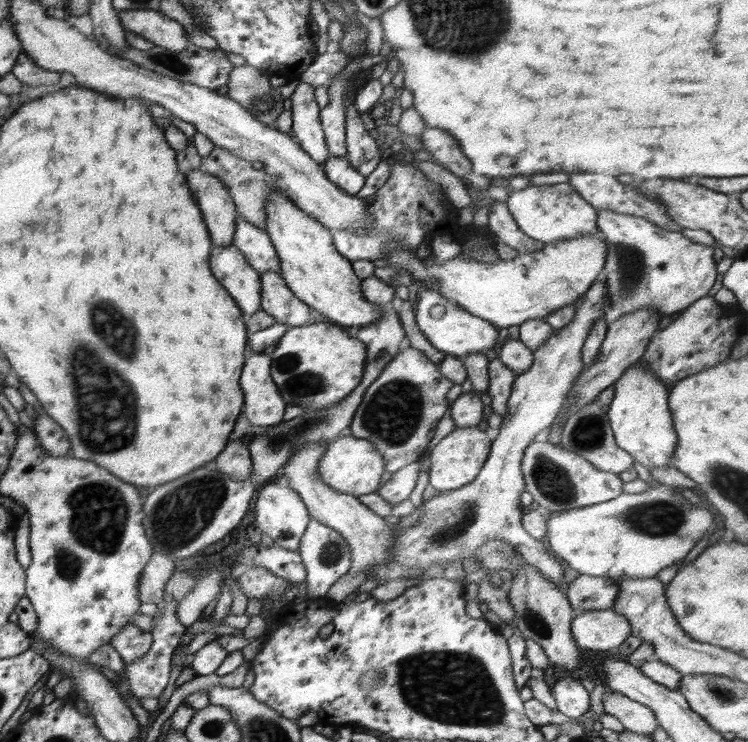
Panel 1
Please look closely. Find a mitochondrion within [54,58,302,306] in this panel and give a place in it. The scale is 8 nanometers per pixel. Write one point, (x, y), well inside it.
(261, 101)

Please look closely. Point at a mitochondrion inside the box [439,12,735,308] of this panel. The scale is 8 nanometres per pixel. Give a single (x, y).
(631, 261)

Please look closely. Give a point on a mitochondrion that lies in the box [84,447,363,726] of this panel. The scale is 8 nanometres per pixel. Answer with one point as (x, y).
(183, 513)

